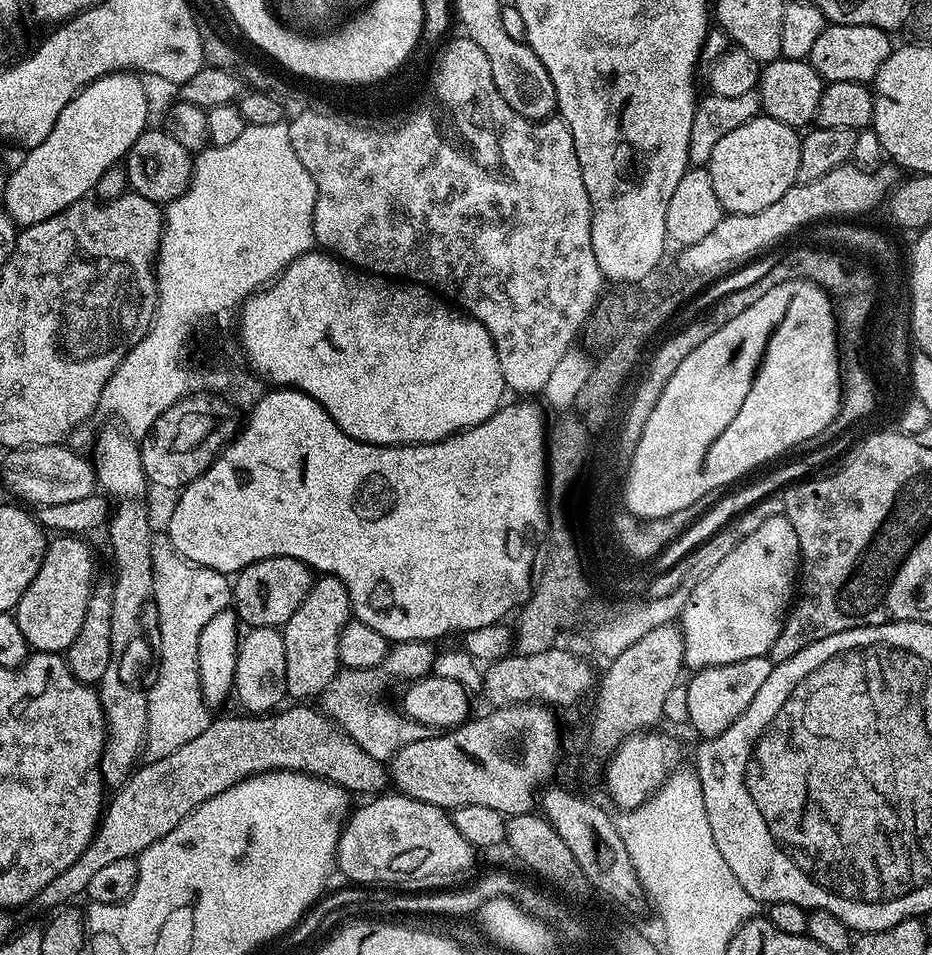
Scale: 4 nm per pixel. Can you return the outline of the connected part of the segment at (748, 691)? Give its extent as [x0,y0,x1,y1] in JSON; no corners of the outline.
[684,656,772,738]

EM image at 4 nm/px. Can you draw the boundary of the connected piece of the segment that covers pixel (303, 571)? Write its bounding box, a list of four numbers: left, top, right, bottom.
[232,556,314,629]

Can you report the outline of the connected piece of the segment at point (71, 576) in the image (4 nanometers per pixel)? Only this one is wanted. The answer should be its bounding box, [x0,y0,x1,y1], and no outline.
[14,534,97,654]

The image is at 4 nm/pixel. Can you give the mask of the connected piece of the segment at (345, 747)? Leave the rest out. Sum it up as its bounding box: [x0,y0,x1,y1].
[38,702,390,910]

